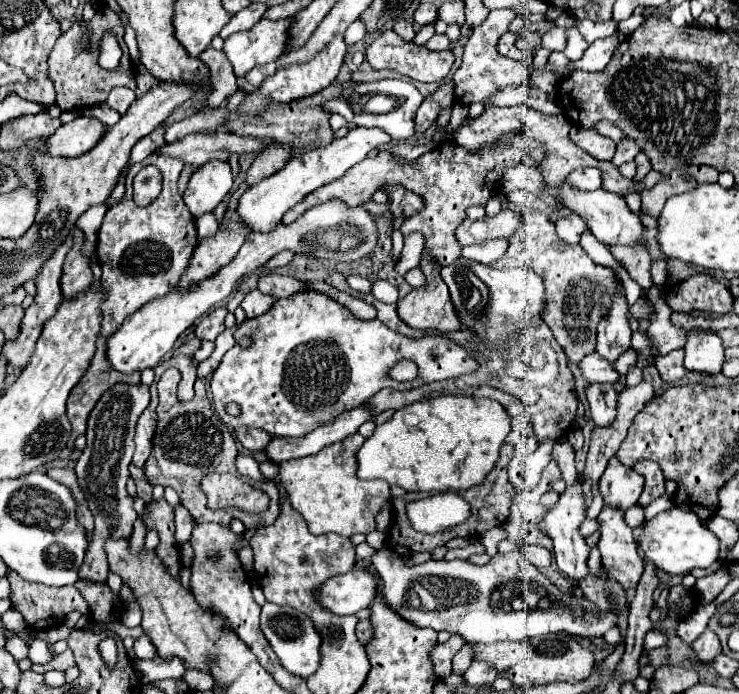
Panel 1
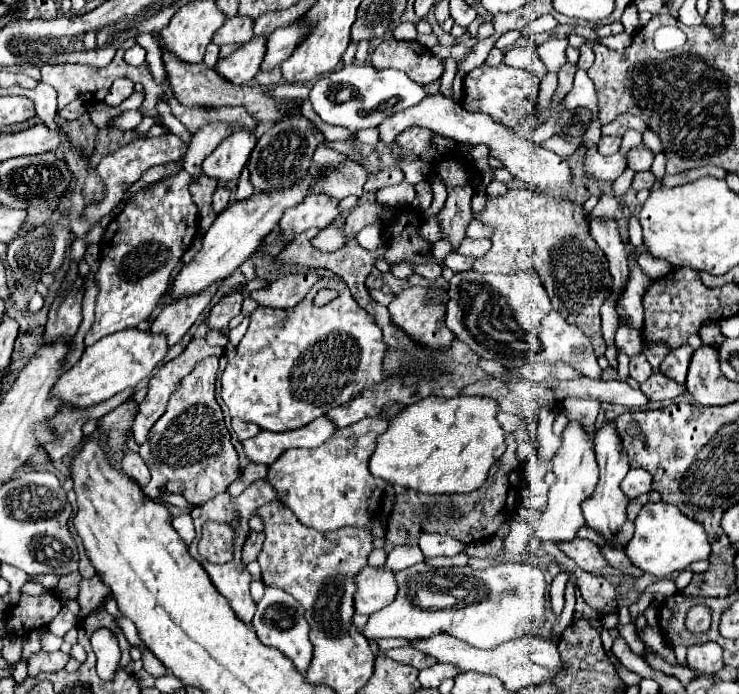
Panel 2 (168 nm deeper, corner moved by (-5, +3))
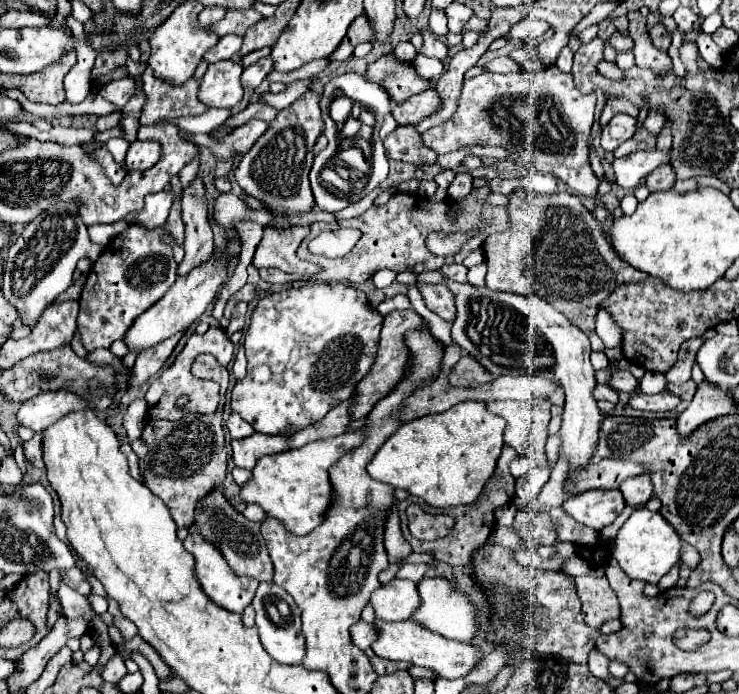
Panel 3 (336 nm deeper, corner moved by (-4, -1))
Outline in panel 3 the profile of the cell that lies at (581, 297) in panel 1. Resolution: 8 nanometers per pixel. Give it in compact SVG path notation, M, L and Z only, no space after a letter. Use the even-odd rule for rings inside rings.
M516 189L508 199L510 227L490 235L482 245L488 263L486 285L492 291L538 295L578 325L590 337L594 351L604 351L604 343L594 331L600 303L604 303L620 283L640 283L648 279L648 275L636 271L612 251L600 225L576 195L536 195Z

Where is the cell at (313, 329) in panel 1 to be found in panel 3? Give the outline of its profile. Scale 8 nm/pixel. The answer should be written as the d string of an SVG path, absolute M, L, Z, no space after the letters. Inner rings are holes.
M312 283L312 285L304 285L304 287L296 287L296 289L284 289L280 293L272 293L266 295L258 301L252 317L250 317L250 327L244 335L244 349L246 349L246 359L248 359L248 371L242 379L238 379L234 383L232 389L232 401L230 401L230 409L232 413L238 413L244 421L248 421L254 431L258 433L270 433L270 435L294 435L296 431L308 427L314 421L320 421L332 407L336 407L336 403L350 399L356 393L358 383L364 379L364 375L368 375L368 369L372 369L372 363L376 359L378 353L378 341L380 341L380 329L382 329L382 315L378 311L370 311L368 307L368 299L366 293L356 289L356 287L348 287L342 283Z

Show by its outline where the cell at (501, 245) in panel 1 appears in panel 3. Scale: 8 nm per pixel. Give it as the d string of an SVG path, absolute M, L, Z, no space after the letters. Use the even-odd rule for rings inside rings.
M446 265L442 269L442 275L444 277L448 277L452 281L460 281L460 283L466 281L466 273L468 273L468 269L464 265Z

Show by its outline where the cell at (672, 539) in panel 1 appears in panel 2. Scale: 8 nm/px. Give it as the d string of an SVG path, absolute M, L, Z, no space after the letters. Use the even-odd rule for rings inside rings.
M645 503L637 515L635 535L625 547L625 555L629 557L633 567L639 567L645 573L655 577L667 577L671 573L687 569L693 561L709 559L709 541L701 523L687 519L677 511L677 507L669 507L665 503Z

